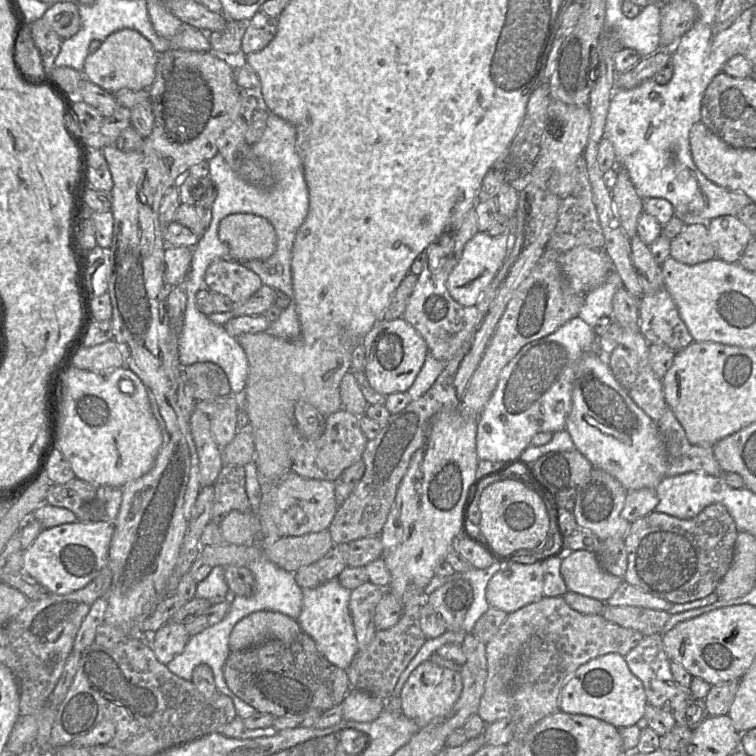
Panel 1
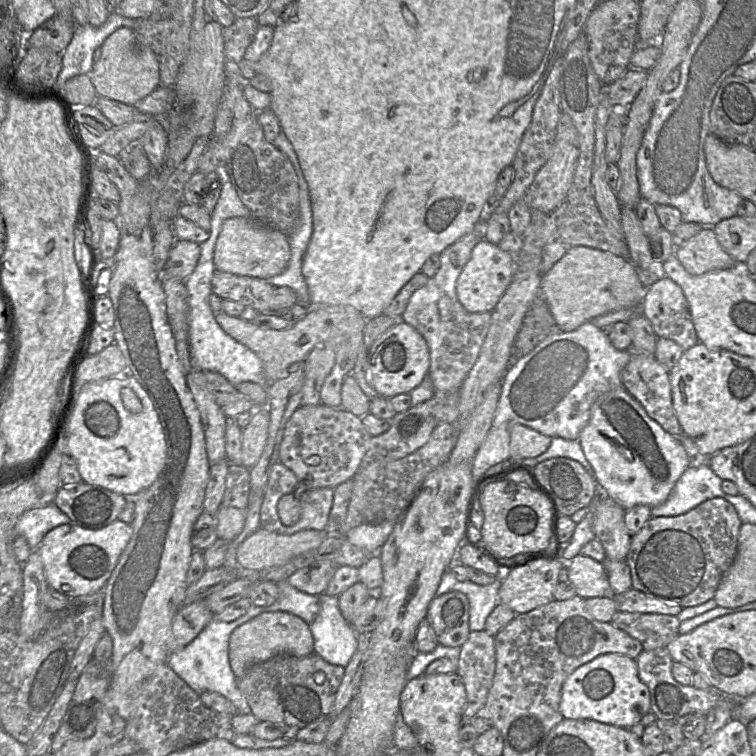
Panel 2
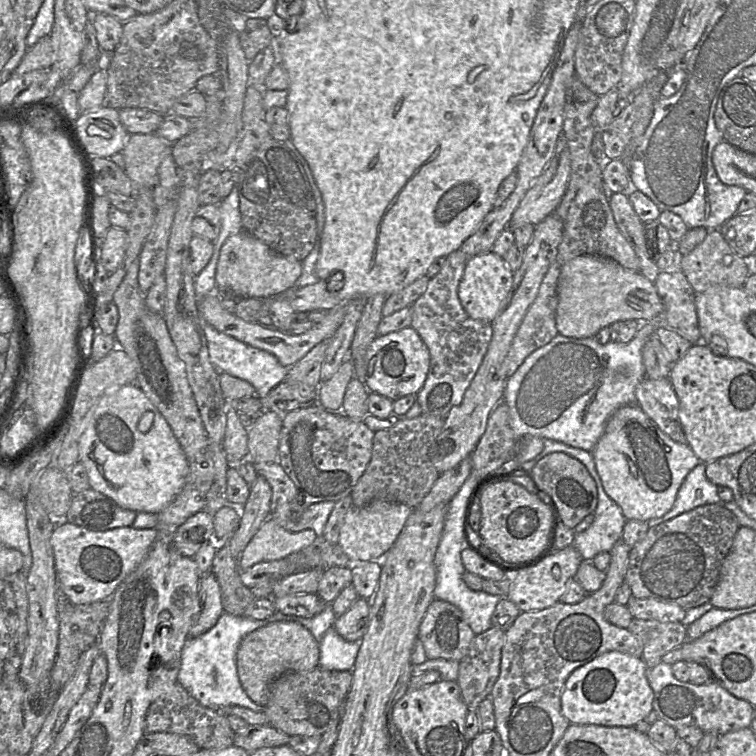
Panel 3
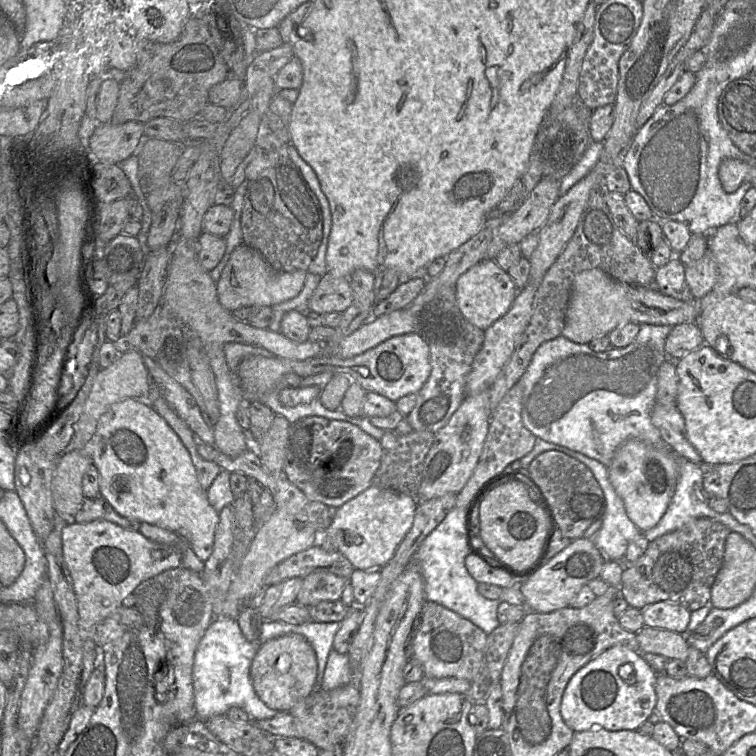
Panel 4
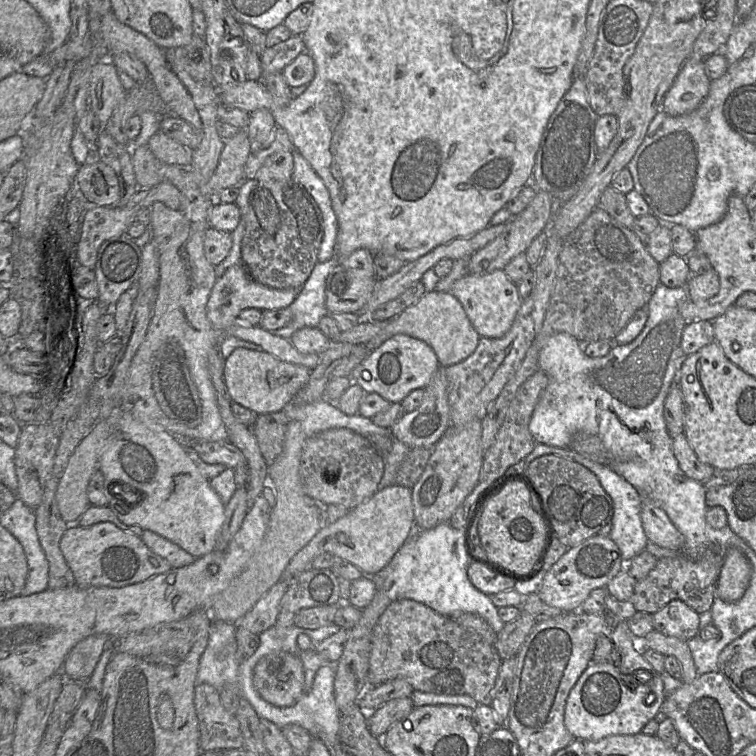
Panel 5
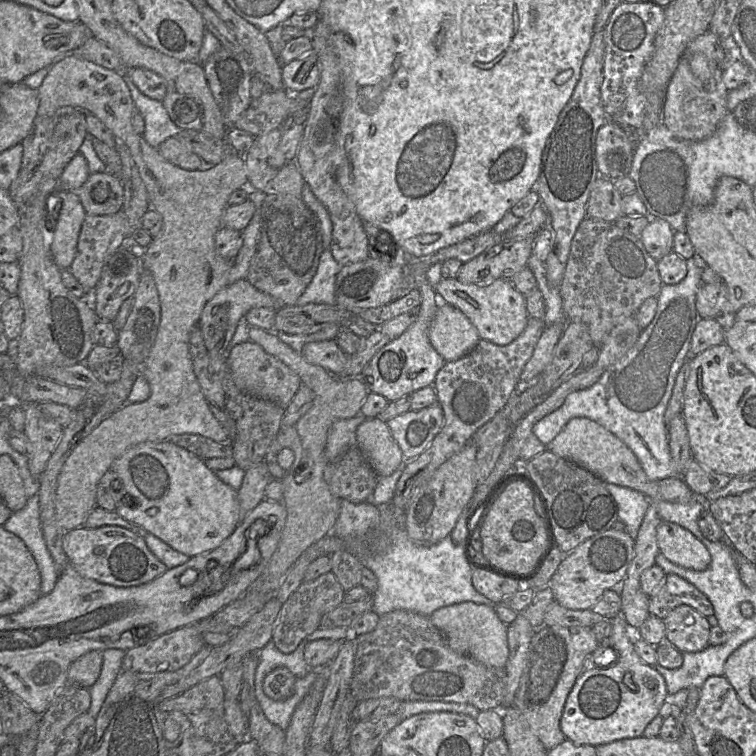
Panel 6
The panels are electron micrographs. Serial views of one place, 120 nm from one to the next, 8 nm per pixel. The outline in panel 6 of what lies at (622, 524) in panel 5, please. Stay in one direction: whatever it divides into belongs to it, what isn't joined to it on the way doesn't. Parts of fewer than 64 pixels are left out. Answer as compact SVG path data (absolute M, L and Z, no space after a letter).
M605 482L606 489L616 501L618 519L625 525L625 531L635 540L649 506L649 500L632 488Z

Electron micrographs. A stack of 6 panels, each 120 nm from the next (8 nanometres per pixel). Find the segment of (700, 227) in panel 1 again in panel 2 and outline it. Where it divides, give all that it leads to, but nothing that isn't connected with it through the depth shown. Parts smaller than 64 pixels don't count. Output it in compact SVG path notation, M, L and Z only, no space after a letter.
M703 228L687 242L675 247L674 254L691 275L702 275L737 266L723 250L711 228Z

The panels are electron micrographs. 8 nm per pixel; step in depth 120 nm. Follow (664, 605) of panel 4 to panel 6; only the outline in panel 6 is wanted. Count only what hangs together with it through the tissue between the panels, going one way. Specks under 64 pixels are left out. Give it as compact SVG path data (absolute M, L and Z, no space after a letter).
M682 604L663 619L666 642L681 653L699 652L709 646L711 626L706 617L692 607Z

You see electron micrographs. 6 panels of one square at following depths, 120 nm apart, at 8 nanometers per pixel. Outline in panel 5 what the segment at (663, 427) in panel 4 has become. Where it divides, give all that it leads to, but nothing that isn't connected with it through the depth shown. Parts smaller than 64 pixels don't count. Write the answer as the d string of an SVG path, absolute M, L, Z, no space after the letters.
M684 433L672 438L672 446L677 463L688 478L702 484L710 479L714 468L697 458Z

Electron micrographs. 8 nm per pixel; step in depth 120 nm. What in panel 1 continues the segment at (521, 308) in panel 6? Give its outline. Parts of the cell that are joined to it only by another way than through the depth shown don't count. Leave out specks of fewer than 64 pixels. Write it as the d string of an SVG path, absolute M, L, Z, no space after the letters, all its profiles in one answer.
M516 216L508 219L505 232L493 237L488 232L478 231L464 246L462 255L450 272L446 286L451 297L462 306L475 306L483 292L502 267L515 240Z

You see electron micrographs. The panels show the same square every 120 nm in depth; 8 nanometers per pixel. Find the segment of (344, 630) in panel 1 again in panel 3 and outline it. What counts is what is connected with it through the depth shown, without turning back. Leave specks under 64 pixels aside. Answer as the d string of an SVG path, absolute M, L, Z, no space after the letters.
M329 628L319 642L319 665L326 670L352 671L361 641L349 642Z

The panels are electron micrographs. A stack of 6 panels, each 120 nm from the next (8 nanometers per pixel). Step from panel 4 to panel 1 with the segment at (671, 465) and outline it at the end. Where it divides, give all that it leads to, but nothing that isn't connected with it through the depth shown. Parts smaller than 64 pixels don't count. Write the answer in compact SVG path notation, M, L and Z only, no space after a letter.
M589 352L580 359L565 430L575 448L593 468L613 476L626 491L655 490L665 478L666 450L657 424L630 398L613 376L604 354Z

